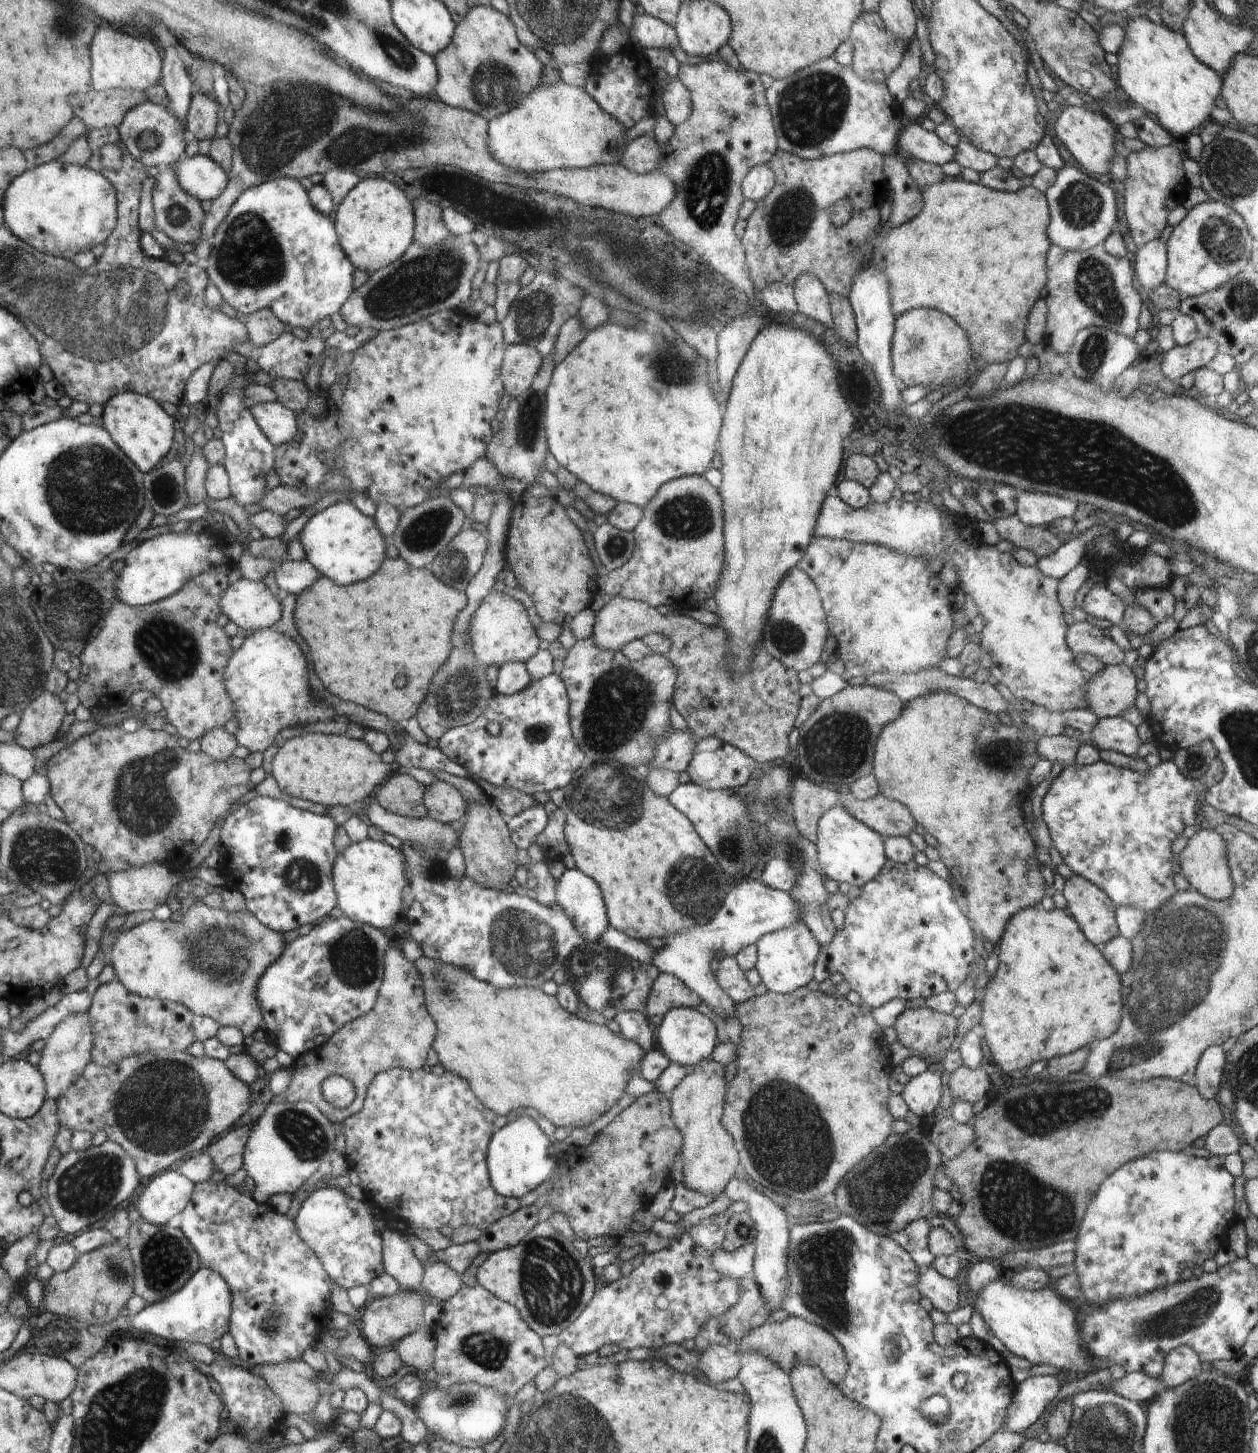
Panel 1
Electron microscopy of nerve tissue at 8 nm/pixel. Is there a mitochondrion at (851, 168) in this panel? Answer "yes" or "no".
no

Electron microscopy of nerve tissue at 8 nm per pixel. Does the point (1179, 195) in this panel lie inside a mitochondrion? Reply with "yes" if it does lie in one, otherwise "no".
no

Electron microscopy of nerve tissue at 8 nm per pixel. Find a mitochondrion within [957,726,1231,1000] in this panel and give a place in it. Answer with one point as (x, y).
(1003, 755)

